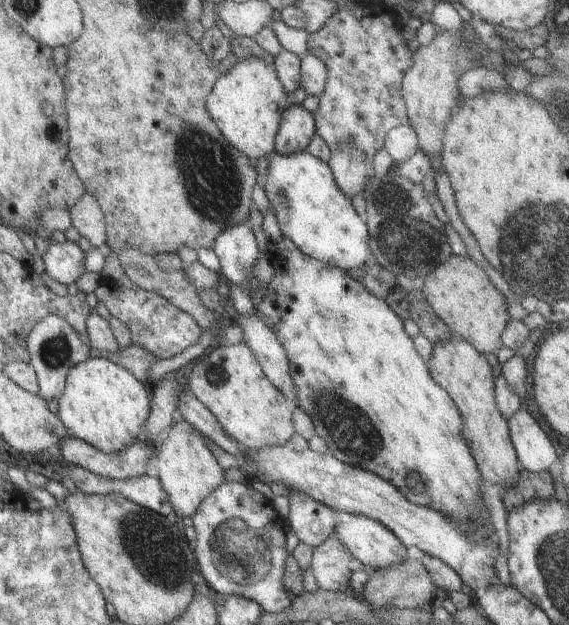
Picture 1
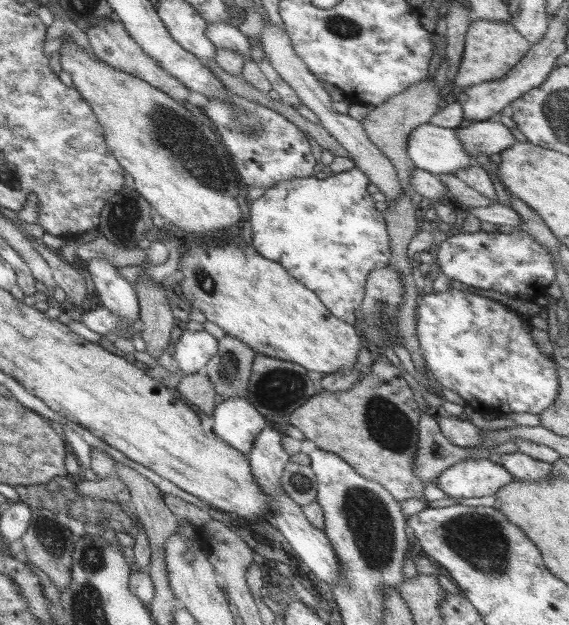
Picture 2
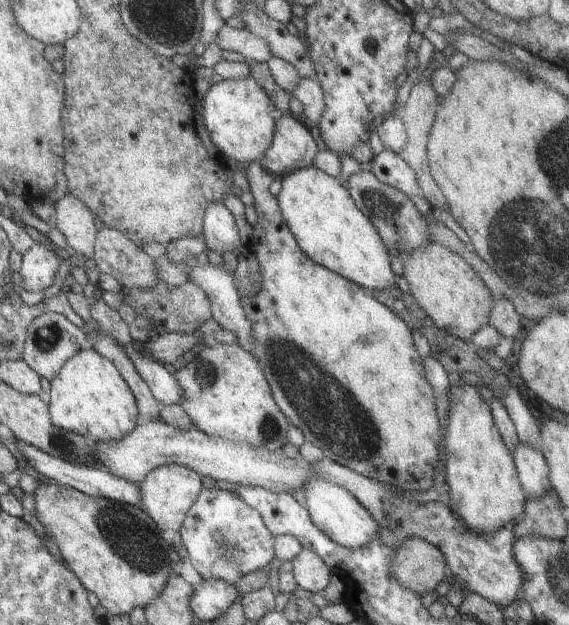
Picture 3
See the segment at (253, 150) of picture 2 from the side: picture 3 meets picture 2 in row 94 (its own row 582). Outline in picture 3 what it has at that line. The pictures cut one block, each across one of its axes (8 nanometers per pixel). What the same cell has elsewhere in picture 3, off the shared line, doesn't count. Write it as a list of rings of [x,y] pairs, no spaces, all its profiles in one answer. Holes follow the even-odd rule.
[[[203,488],[185,512],[178,532],[189,563],[202,578],[232,584],[247,572],[265,569],[273,559],[274,537],[263,526],[259,514],[227,490]]]

